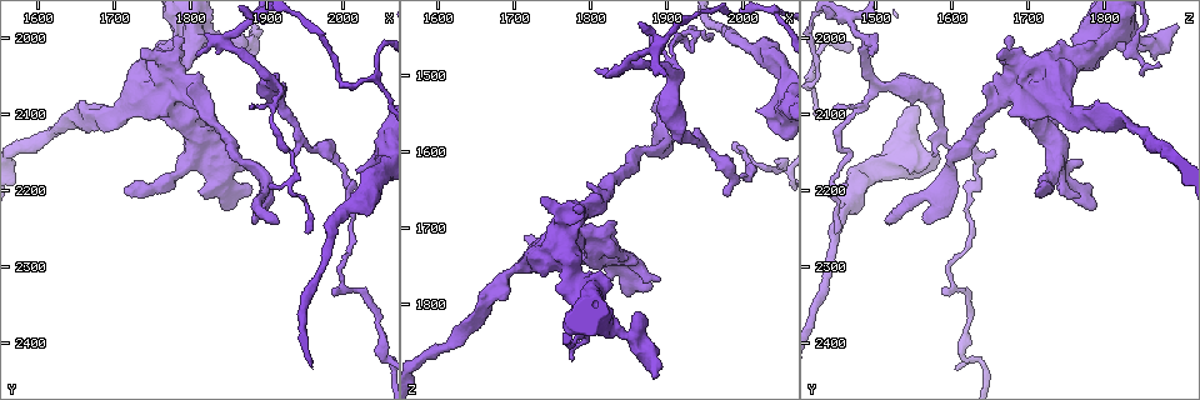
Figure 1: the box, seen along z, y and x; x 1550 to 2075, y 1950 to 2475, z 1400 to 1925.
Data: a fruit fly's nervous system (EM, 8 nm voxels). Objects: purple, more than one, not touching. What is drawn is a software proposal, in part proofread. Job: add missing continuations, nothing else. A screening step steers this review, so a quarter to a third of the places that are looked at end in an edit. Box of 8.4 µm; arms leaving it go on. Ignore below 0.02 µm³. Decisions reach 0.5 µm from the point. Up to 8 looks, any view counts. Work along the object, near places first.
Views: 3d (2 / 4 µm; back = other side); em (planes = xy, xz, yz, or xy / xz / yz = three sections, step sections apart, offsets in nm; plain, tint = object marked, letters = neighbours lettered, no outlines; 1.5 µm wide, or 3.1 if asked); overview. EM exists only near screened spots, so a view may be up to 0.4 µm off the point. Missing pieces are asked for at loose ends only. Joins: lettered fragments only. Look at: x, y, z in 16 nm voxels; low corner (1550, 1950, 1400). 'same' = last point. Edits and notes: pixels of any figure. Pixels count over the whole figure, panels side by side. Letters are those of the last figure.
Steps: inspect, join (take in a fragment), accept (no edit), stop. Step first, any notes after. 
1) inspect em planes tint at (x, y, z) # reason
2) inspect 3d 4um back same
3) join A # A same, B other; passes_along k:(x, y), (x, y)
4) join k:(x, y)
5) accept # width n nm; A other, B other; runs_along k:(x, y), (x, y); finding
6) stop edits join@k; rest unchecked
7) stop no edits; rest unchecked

inspect 3d 4um at (2015, 2175, 1545) # an open end

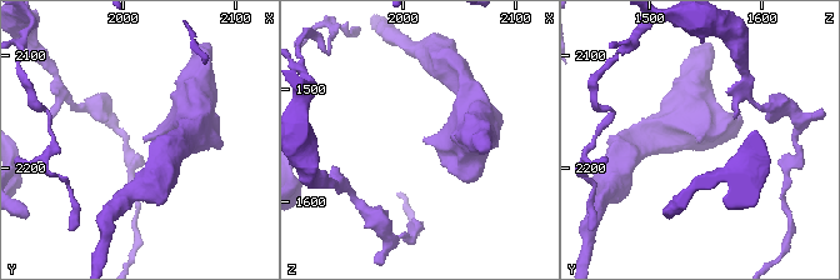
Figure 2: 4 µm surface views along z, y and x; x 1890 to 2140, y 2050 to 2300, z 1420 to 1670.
inspect em planes tint at (2016, 2174, 1544) # need the tissue

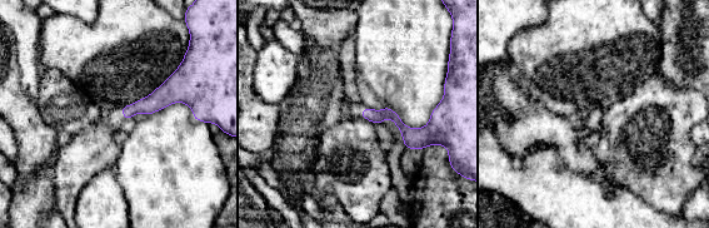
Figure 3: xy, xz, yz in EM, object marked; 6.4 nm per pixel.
inspect em planes letters same

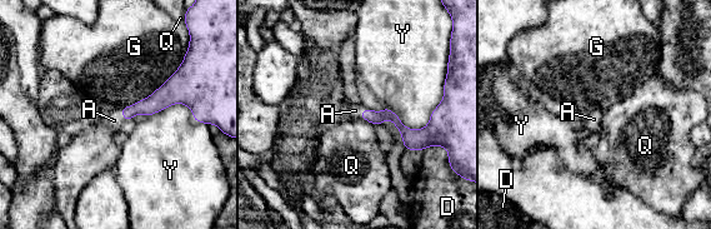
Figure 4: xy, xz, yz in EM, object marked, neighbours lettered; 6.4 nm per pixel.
join A # A same, D other, G other, Q other, Y other; passes_along 4:(158, 100), (123, 115), (114, 120); the neuron continues

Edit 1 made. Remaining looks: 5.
inspect overview # redraw

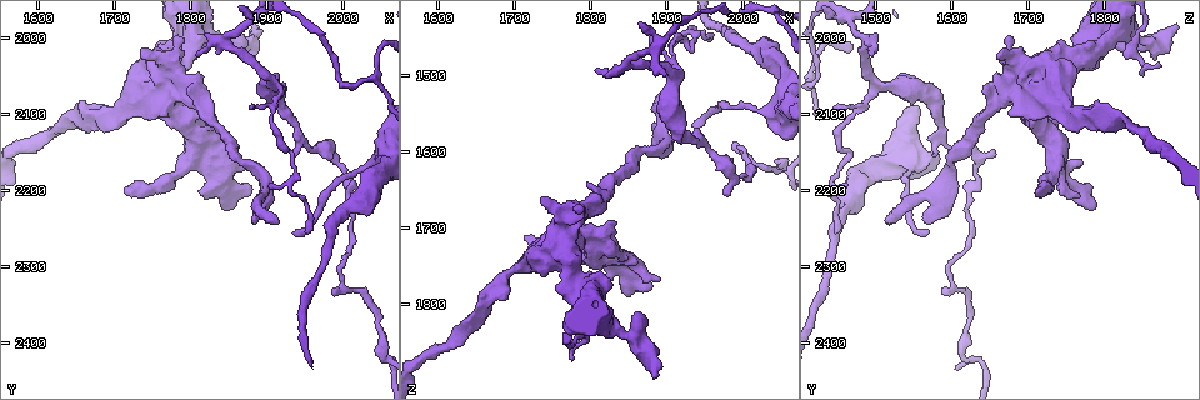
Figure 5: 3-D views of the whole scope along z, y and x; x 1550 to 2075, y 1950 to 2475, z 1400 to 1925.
inspect 3d 4um at (1910, 2245, 1515) # an open end

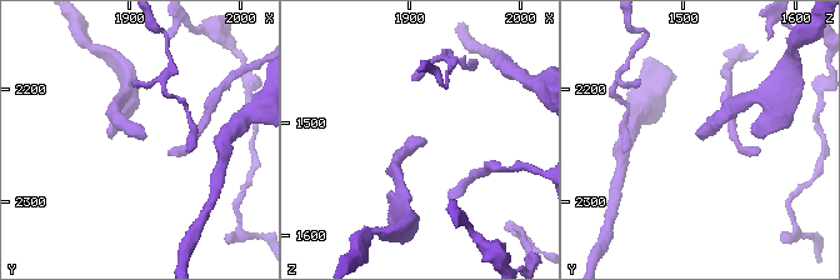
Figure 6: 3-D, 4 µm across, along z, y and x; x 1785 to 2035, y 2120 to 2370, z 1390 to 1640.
inspect em yz step 8 tint at (1914, 2244, 1516)

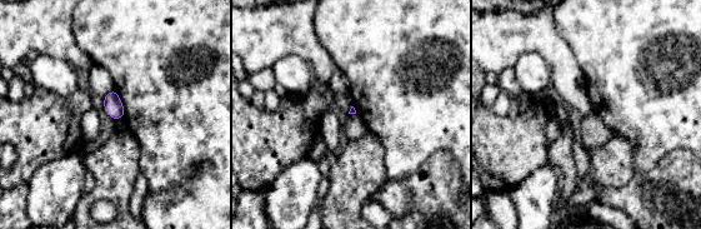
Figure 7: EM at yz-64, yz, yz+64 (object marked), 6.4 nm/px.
inspect em planes letters same

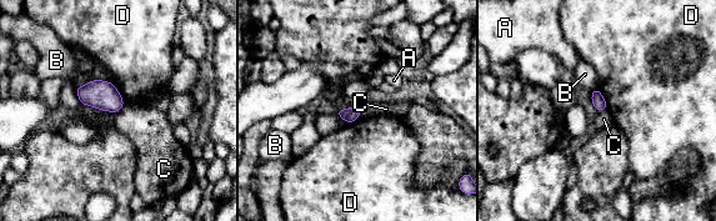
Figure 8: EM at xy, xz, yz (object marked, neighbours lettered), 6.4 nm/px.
accept # longest_contact B 260 nm; A other, B other, C other, D other; border 8:(361, 109), (361, 114), (358, 117); none of them fits

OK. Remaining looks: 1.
inspect em planes letters at (1880, 2090, 1445) # tapers out

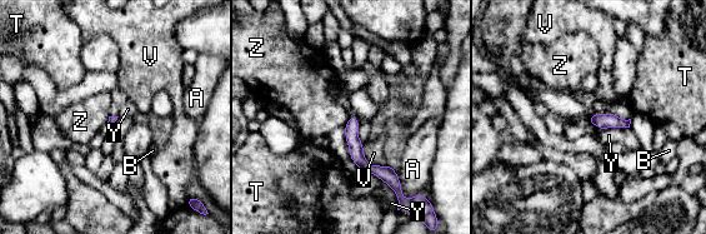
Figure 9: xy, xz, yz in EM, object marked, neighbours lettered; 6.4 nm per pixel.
accept # A other, B other, T other, V other, Y other, Z other; border 9:(349, 116), (344, 124); none of them fits

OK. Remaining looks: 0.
stop edits join@4; rest unchecked

